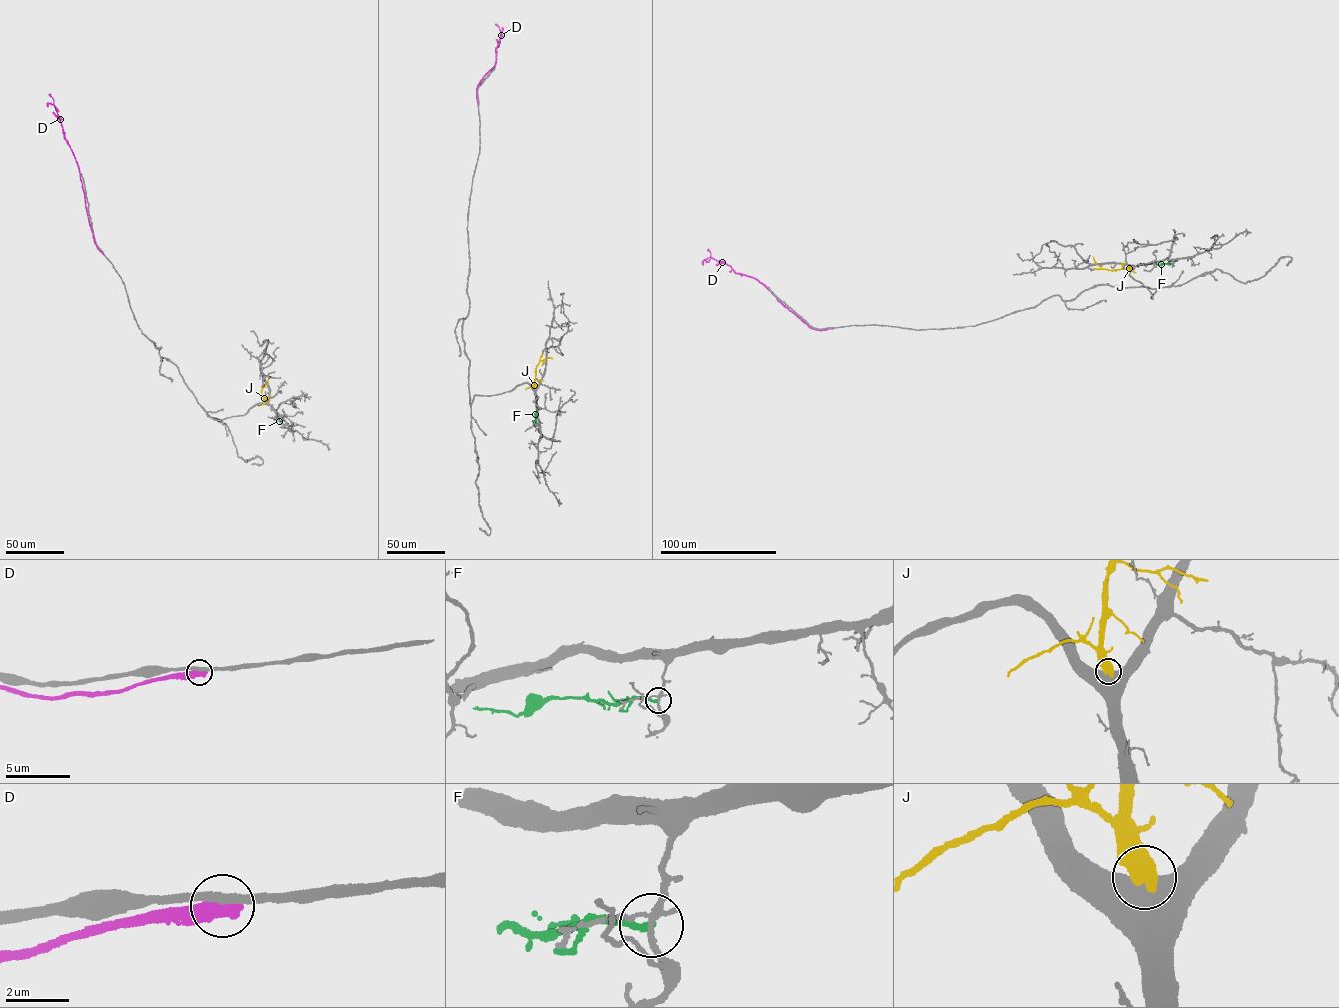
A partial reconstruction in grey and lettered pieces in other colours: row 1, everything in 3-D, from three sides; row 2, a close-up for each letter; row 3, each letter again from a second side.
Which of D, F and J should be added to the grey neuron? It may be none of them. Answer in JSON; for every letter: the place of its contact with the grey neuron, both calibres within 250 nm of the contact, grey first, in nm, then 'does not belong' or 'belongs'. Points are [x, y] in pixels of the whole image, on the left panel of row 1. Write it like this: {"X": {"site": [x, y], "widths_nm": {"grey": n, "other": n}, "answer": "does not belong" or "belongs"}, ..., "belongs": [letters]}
{"D": {"site": [103, 253], "widths_nm": {"grey": 280, "other": 480}, "answer": "does not belong"}, "F": {"site": [283, 425], "widths_nm": {"grey": 170, "other": 200}, "answer": "does not belong"}, "J": {"site": [266, 402], "widths_nm": {"grey": 800, "other": 650}, "answer": "does not belong"}, "belongs": []}

